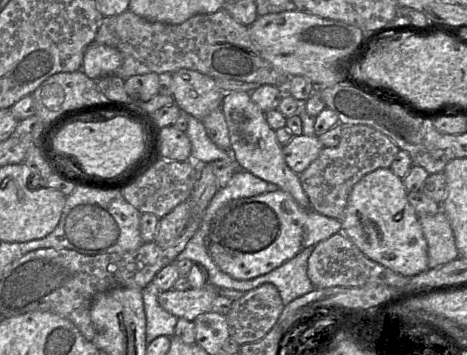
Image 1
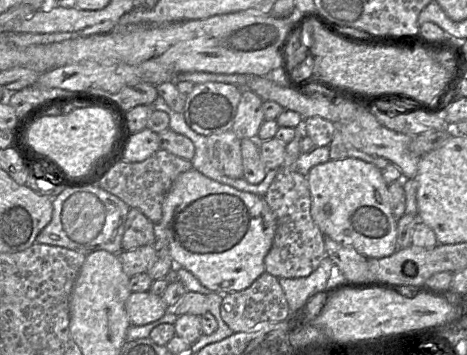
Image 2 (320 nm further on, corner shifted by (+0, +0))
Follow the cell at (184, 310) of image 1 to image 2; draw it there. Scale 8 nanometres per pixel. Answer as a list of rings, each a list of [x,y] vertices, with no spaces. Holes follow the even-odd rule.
[[[131,292],[125,302],[125,310],[131,325],[142,326],[164,316],[169,308],[161,295],[147,292]]]

